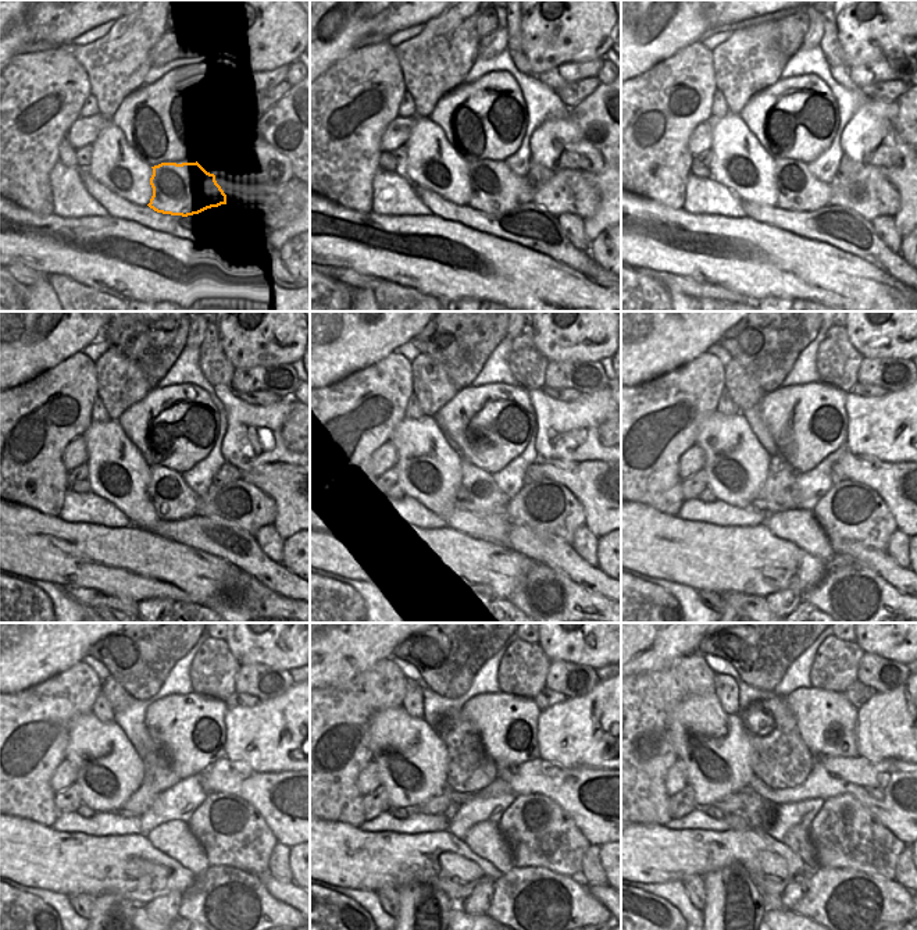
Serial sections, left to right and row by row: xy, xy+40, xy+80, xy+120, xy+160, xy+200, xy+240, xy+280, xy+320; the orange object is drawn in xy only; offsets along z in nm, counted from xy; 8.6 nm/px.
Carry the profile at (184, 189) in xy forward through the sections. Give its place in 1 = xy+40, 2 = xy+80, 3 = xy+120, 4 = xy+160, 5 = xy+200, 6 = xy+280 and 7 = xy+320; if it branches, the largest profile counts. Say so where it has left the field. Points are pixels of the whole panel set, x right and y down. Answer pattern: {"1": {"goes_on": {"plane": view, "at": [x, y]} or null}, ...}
{"1": {"goes_on": {"plane": "xy+40", "at": [495, 189]}}, "2": {"goes_on": {"plane": "xy+80", "at": [798, 189]}}, "3": {"goes_on": {"plane": "xy+120", "at": [172, 499]}}, "4": {"goes_on": {"plane": "xy+160", "at": [478, 494]}}, "5": {"goes_on": {"plane": "xy+200", "at": [777, 494]}}, "6": {"goes_on": {"plane": "xy+280", "at": [438, 805]}}, "7": {"goes_on": {"plane": "xy+320", "at": [735, 804]}}}

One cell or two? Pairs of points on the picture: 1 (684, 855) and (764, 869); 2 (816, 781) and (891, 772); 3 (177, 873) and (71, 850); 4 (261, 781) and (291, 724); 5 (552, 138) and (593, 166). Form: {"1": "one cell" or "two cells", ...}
{"1": "one cell", "2": "one cell", "3": "one cell", "4": "two cells", "5": "one cell"}

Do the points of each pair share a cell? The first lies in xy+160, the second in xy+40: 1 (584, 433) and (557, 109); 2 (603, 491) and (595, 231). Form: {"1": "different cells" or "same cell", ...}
{"1": "different cells", "2": "same cell"}

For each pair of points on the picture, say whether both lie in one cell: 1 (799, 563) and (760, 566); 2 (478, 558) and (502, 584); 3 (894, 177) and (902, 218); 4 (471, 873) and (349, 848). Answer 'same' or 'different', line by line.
1: same
2: same
3: same
4: same

